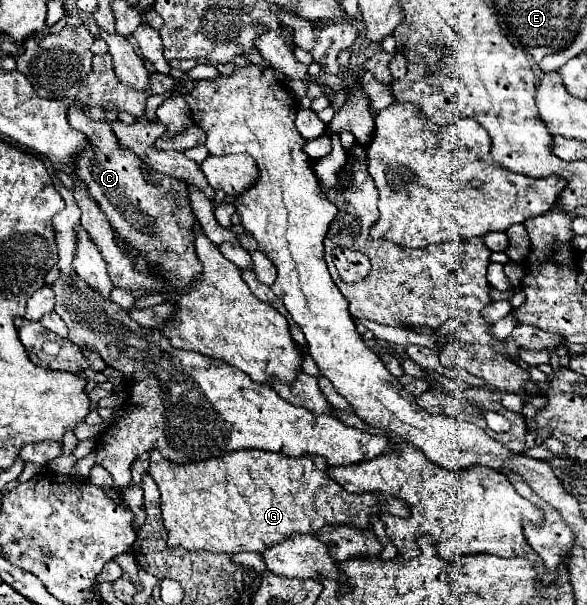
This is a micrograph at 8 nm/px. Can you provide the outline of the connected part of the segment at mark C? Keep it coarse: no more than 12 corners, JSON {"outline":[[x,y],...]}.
{"outline":[[69,106],[89,136],[77,176],[113,228],[169,284],[197,280],[187,186],[139,158],[109,124]]}

